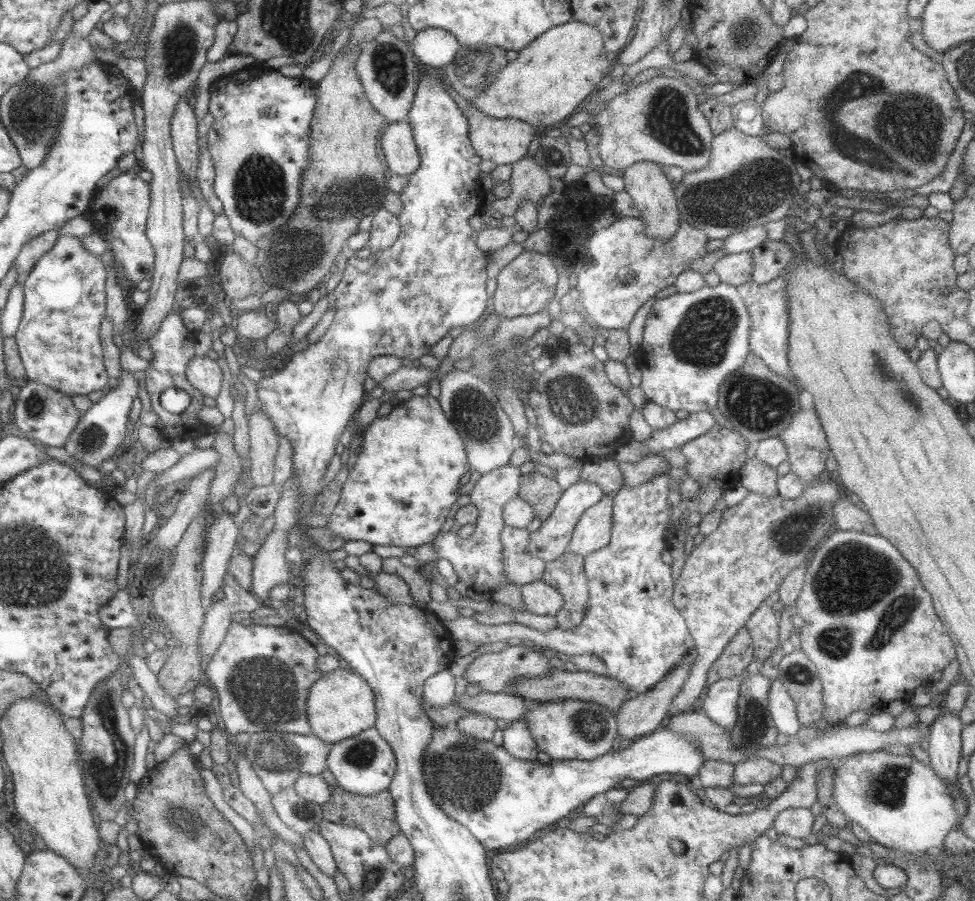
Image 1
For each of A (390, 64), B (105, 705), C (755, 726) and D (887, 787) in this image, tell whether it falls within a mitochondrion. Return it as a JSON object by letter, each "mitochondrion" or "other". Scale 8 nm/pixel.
{"A":"mitochondrion","B":"mitochondrion","C":"mitochondrion","D":"mitochondrion"}

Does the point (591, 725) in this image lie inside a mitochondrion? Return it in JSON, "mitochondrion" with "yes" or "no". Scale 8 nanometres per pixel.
{"mitochondrion":"yes"}

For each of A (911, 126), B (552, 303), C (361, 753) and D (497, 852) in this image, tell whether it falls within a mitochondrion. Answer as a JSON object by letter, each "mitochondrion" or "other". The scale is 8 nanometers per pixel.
{"A":"mitochondrion","B":"other","C":"mitochondrion","D":"other"}

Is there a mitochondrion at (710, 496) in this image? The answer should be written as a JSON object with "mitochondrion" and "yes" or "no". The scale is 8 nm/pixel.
{"mitochondrion":"no"}

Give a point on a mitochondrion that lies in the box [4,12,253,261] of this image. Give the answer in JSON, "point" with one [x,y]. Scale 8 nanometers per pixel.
{"point":[32,117]}

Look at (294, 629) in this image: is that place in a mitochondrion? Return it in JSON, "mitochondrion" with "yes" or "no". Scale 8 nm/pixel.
{"mitochondrion":"no"}

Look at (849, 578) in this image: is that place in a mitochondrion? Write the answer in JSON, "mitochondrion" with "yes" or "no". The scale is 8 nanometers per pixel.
{"mitochondrion":"yes"}

